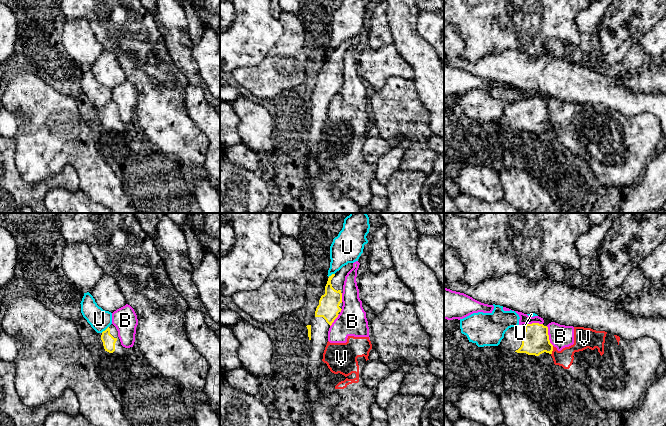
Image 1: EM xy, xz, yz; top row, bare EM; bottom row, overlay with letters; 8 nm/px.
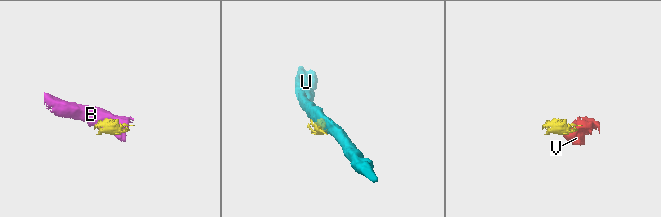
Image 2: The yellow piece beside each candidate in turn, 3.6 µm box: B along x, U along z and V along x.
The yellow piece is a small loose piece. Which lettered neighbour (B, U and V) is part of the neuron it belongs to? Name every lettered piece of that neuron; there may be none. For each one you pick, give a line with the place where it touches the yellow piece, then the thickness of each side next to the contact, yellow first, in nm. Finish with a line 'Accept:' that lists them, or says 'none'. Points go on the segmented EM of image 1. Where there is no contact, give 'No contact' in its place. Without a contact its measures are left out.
Accept: none

